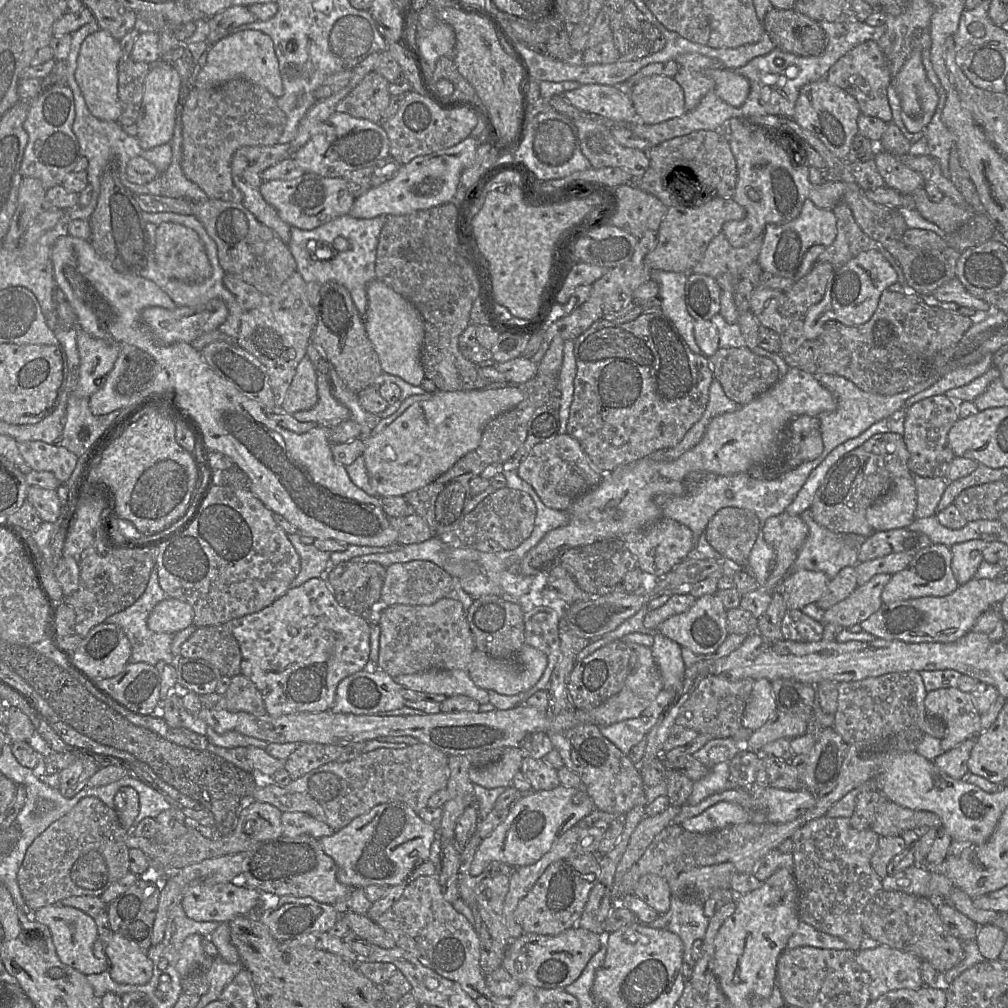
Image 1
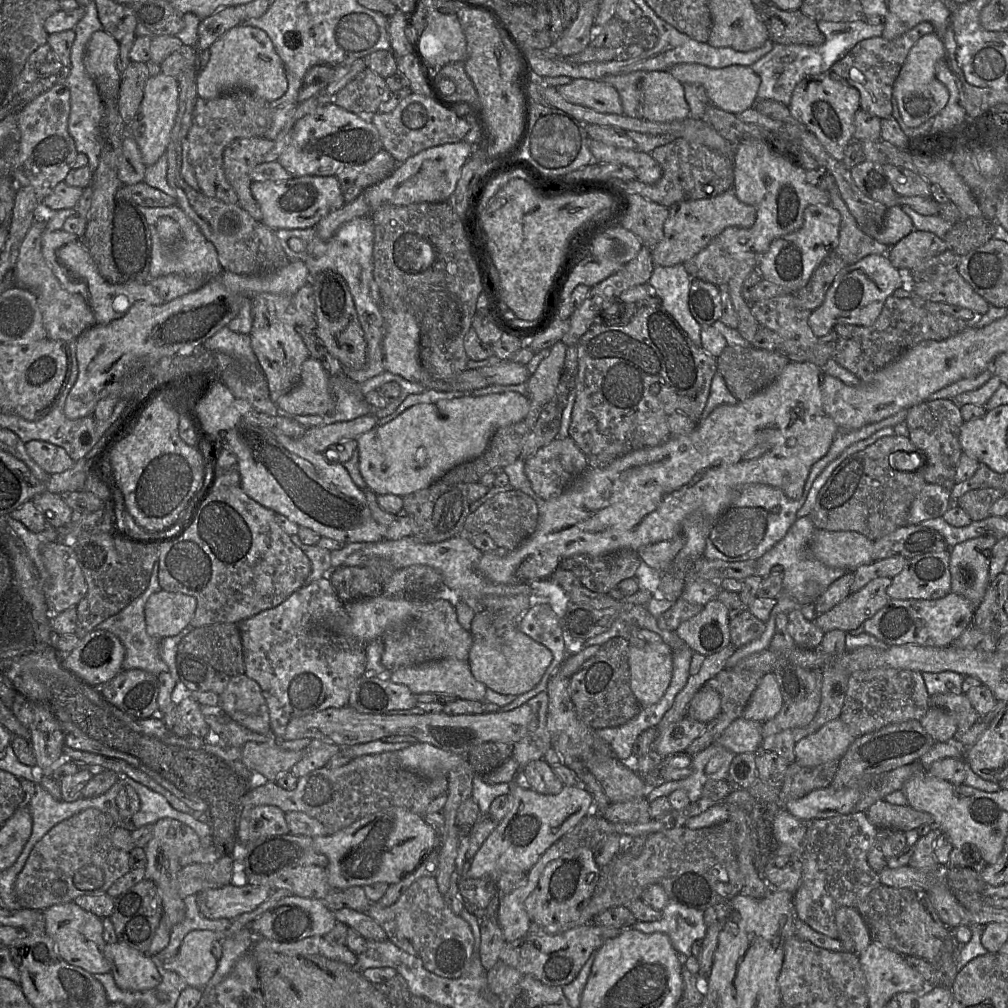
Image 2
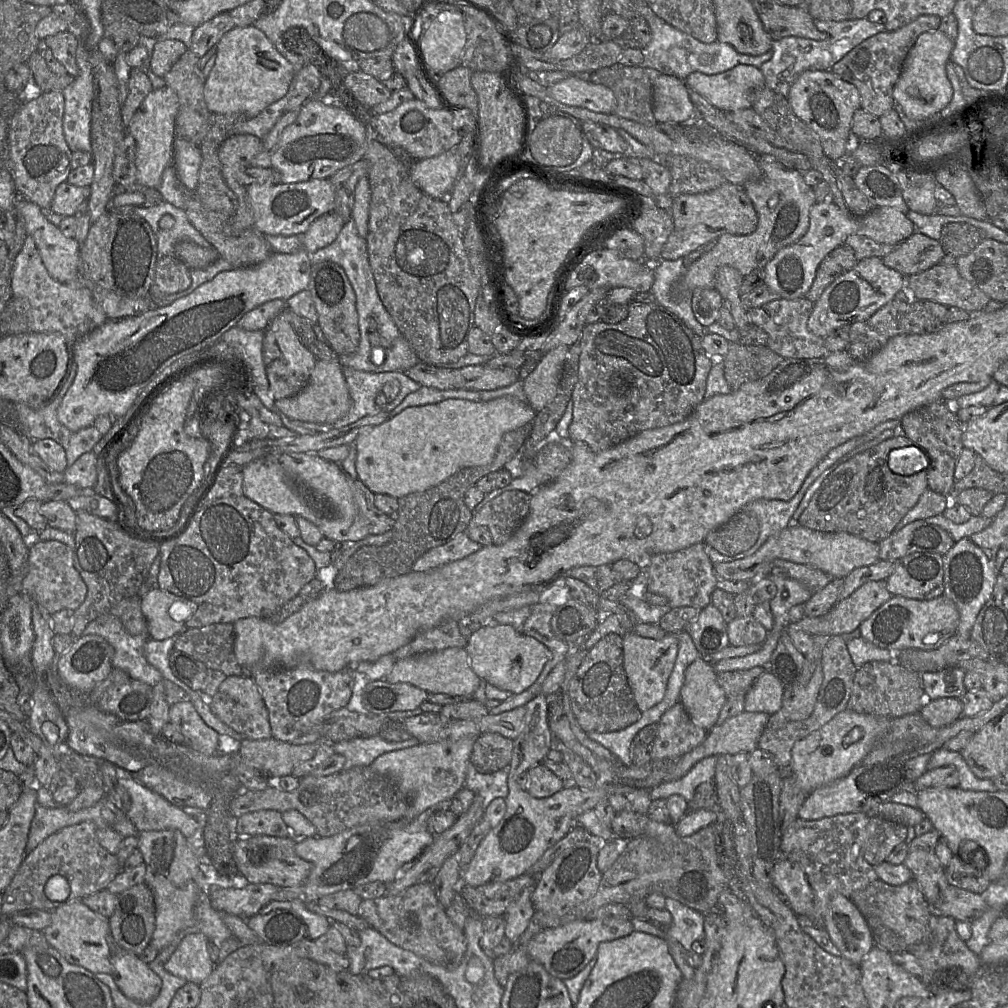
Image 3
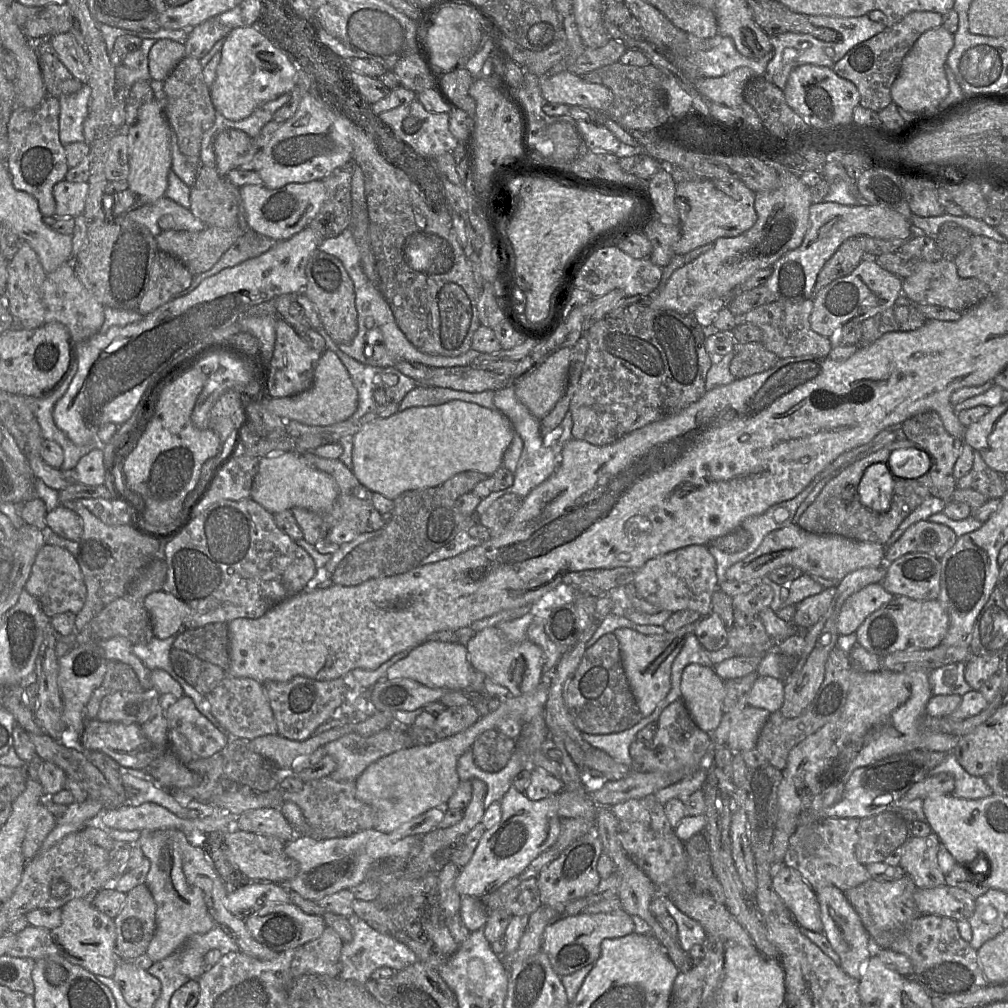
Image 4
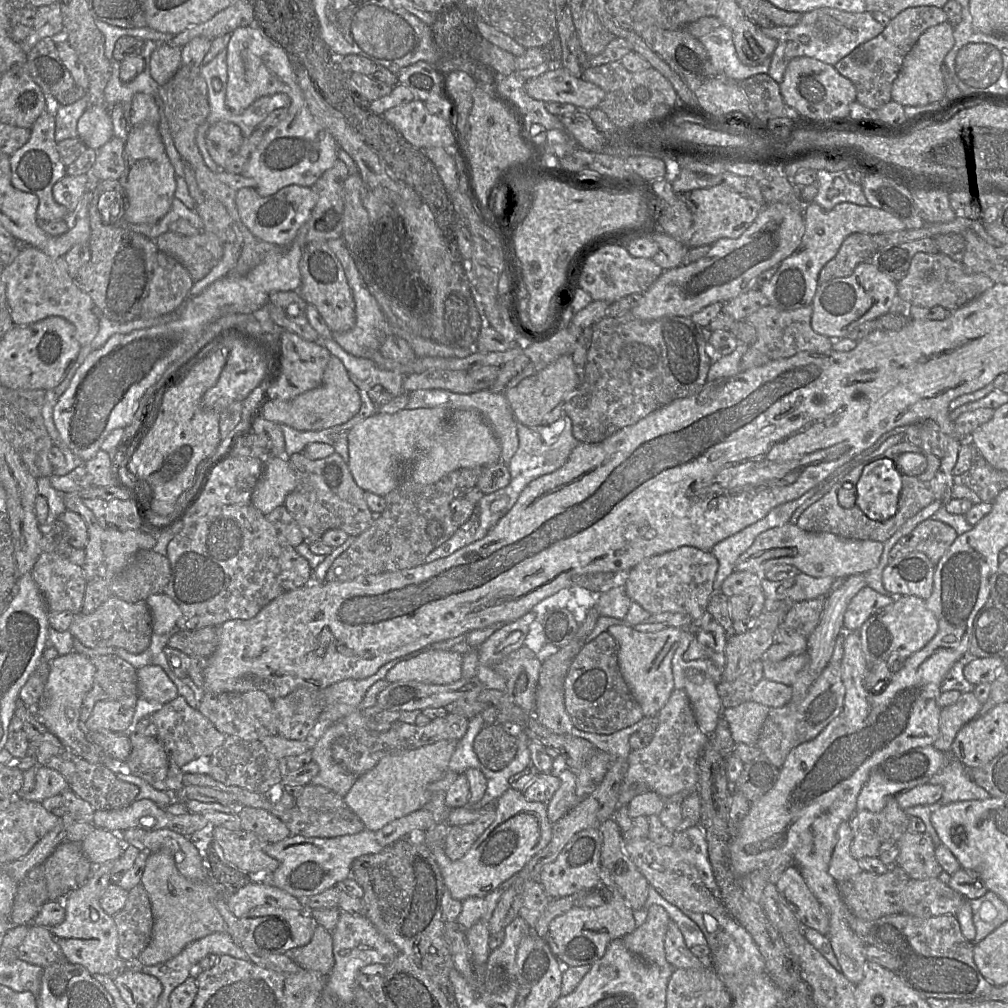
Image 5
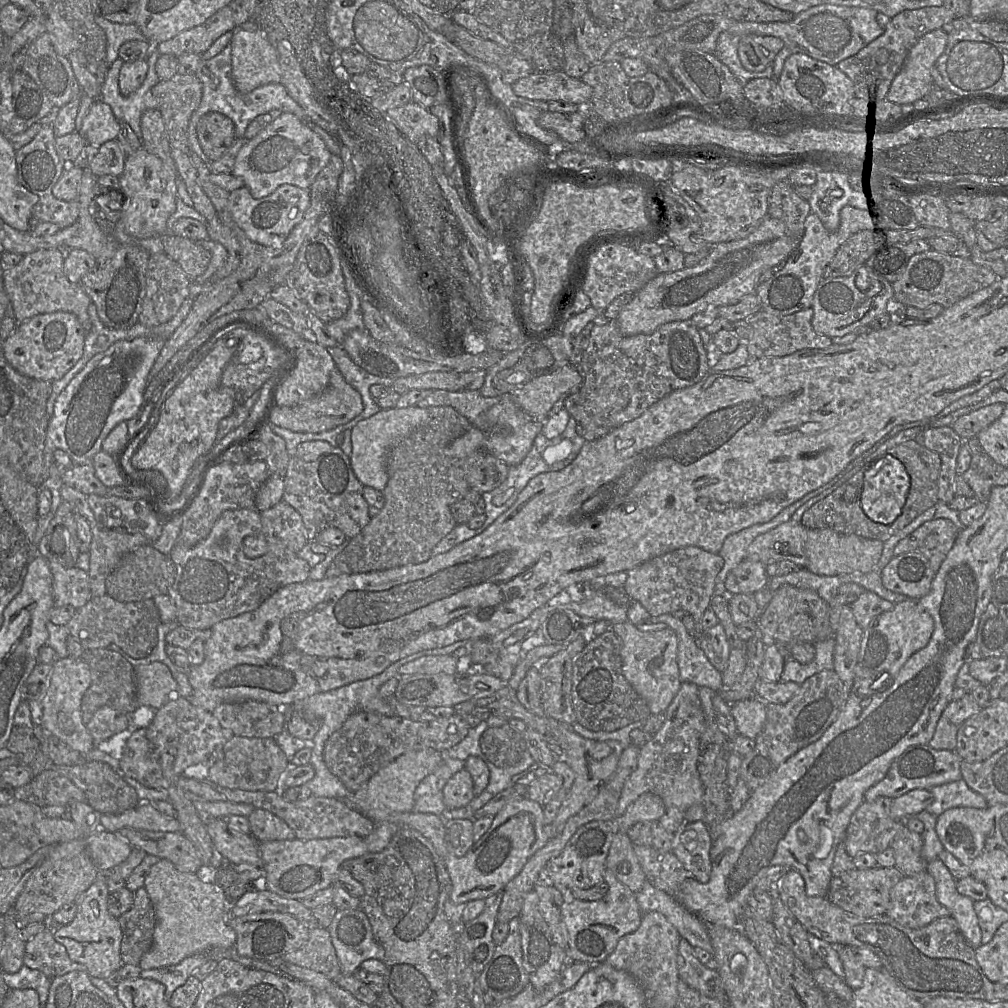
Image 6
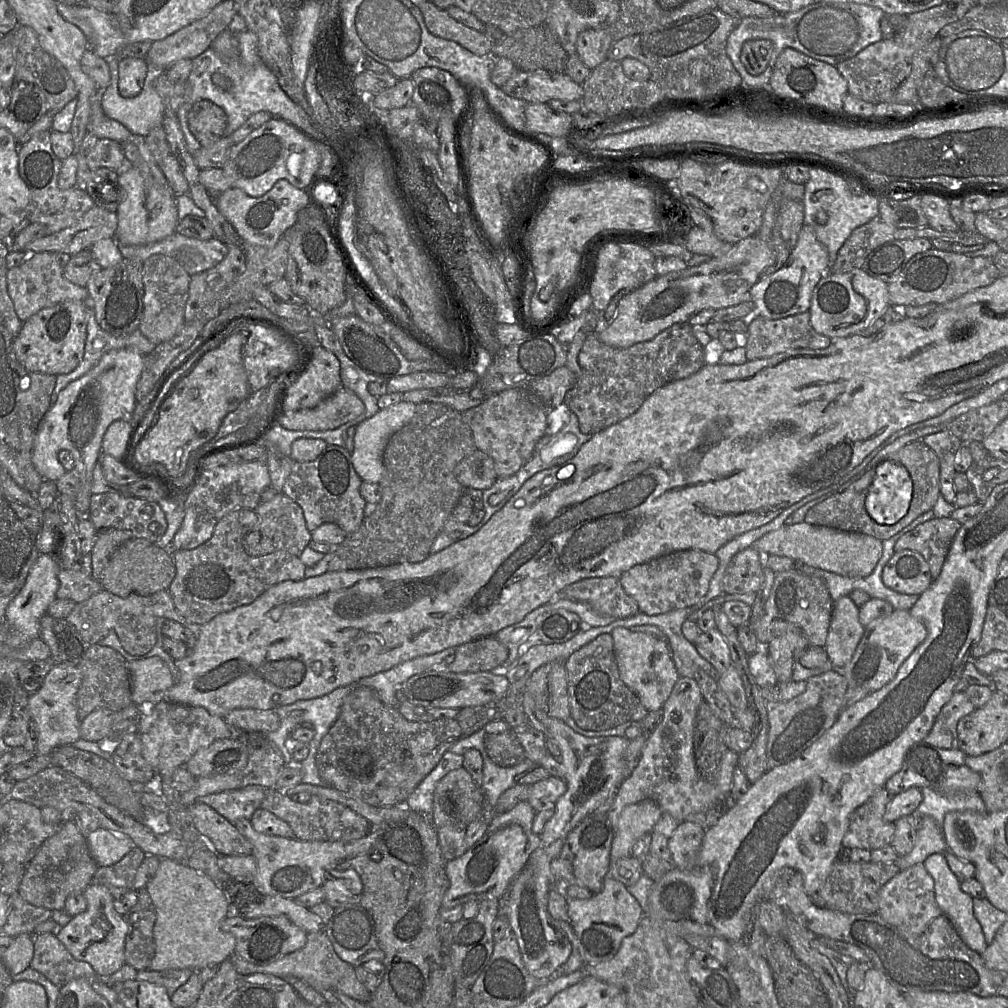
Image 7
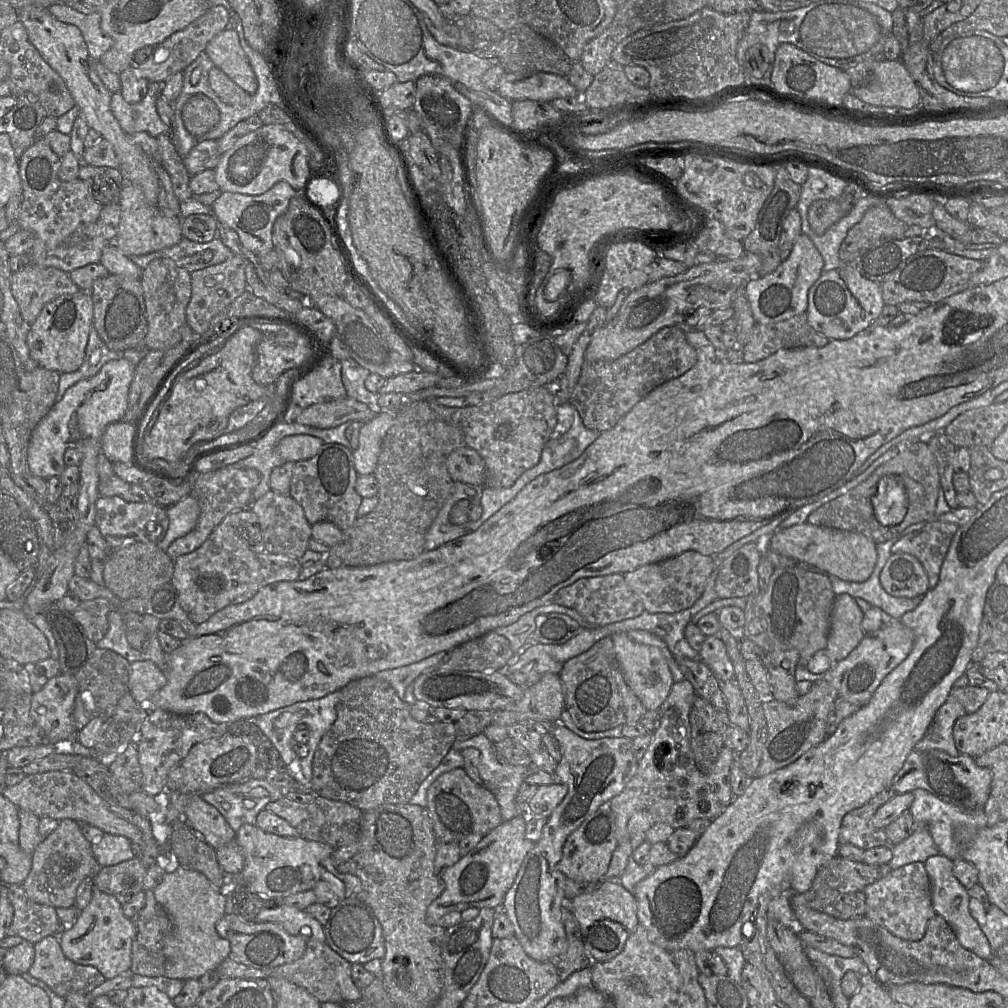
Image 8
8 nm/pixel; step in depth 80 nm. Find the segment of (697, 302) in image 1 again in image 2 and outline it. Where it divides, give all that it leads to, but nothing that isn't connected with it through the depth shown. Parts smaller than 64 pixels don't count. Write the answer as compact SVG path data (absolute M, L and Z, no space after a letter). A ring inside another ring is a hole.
M692 278L689 289L689 309L701 326L712 325L721 316L721 295L718 286Z

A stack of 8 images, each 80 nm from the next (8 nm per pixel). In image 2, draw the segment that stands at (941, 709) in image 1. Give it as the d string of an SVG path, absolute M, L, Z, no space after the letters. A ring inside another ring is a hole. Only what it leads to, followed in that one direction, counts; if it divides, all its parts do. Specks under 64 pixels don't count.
M940 693L930 696L930 706L951 713L957 721L957 731L952 739L960 743L961 737L980 719L965 693Z

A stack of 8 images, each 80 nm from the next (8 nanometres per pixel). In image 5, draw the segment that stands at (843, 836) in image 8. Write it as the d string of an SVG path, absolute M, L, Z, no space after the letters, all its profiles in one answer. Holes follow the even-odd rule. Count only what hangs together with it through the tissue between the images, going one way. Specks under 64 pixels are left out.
M891 799L879 812L868 810L857 811L849 820L853 833L850 846L852 856L859 860L864 857L879 857L884 851L897 845L901 836L909 830L910 816L898 805L896 799Z

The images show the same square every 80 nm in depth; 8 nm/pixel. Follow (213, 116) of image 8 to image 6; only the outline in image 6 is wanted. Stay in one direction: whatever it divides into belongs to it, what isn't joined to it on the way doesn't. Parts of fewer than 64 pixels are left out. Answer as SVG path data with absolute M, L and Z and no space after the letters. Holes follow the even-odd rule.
M208 112L197 124L197 135L205 155L215 161L234 143L235 124L219 112Z

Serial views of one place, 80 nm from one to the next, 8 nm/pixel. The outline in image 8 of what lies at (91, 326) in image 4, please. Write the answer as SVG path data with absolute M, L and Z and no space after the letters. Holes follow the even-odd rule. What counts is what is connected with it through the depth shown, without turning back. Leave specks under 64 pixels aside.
M31 262L11 277L11 293L18 304L22 318L32 324L42 308L54 299L79 292L69 274L55 267Z

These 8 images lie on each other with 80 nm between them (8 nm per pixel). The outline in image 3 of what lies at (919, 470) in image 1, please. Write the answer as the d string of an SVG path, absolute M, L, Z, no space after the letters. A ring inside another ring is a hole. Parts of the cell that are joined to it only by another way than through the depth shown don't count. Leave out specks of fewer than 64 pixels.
M939 400L906 413L901 418L901 426L906 437L919 446L929 457L927 468L928 488L939 494L954 494L954 471L960 458L963 444L964 425L957 417L951 402Z

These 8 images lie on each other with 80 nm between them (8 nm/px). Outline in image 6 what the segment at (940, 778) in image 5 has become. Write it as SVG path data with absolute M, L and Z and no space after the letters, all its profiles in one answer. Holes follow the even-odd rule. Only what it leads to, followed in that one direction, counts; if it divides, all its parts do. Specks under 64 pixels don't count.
M964 779L936 785L928 790L933 795L933 802L926 810L935 816L954 807L972 807L983 809L988 807L985 798L969 787Z

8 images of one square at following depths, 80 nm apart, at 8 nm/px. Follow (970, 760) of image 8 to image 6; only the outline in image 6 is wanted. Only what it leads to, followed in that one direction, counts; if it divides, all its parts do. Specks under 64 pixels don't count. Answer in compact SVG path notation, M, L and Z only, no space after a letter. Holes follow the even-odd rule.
M929 743L911 746L892 762L882 780L866 790L864 800L873 801L882 796L894 799L915 788L928 789L960 780L961 760L955 750L935 749Z

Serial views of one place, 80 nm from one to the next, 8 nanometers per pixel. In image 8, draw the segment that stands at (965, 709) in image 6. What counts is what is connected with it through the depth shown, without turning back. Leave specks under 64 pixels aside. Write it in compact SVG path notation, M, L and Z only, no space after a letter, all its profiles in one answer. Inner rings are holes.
M949 695L936 712L926 734L916 744L915 749L918 751L941 750L950 756L959 756L960 752L956 748L953 737L953 726L959 718L966 714L962 704Z

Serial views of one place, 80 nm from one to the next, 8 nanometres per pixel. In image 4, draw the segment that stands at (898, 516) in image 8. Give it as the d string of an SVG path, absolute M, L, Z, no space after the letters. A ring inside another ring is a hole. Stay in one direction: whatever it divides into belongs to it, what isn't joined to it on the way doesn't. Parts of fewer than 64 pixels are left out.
M874 463L865 471L858 485L860 502L868 509L883 513L891 505L894 476L887 463Z

